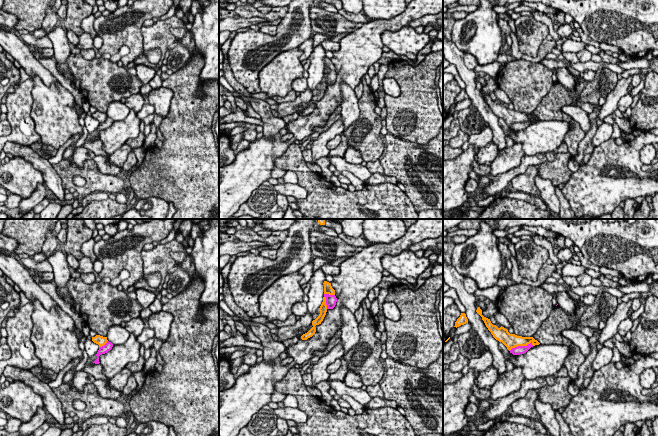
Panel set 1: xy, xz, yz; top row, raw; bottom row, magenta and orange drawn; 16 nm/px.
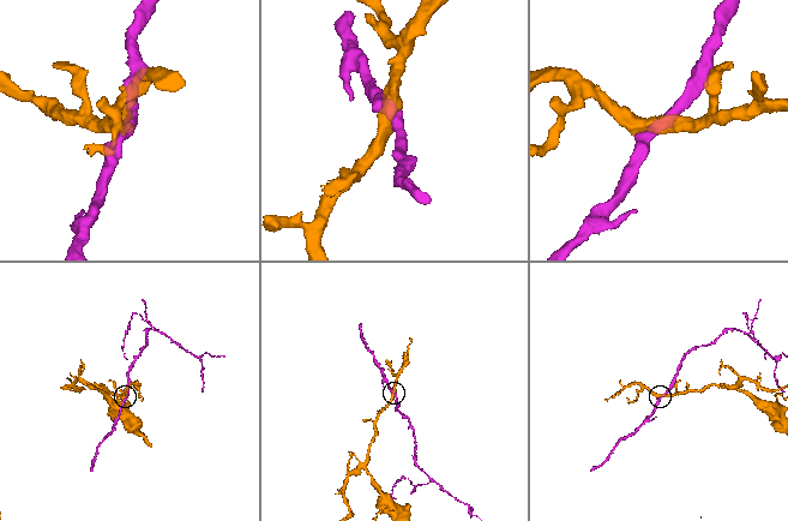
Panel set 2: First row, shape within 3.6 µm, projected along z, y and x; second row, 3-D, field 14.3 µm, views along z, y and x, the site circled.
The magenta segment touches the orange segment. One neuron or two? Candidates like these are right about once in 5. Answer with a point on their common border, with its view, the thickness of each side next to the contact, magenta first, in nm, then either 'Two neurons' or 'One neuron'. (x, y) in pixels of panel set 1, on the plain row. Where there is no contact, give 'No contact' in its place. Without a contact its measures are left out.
Touches magenta at yz (521, 122). Thickness 130 nm (magenta) against 220 nm. Two neurons

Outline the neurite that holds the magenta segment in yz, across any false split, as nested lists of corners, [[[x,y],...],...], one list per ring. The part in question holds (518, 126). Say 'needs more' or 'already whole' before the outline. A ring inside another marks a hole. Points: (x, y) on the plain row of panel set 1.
already whole; [[[532,118],[530,120],[528,120],[527,122],[518,122],[515,124],[512,124],[510,126],[510,129],[512,129],[513,131],[520,131],[520,130],[524,130],[526,129],[531,123],[533,123]]]

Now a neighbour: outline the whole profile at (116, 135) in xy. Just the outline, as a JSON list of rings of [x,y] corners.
[[[130,110],[128,116],[121,121],[113,121],[112,125],[99,132],[103,149],[111,155],[118,151],[128,139],[136,138],[140,134],[141,121],[134,110]]]

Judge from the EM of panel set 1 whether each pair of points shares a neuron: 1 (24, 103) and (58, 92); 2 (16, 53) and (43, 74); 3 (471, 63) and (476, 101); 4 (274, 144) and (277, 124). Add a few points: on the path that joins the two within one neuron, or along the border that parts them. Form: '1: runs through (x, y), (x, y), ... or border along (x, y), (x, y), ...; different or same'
1: border along (30, 77), (33, 82), (31, 118), (35, 123); different
2: runs through (23, 56), (36, 68); same
3: border along (463, 53), (463, 63), (472, 70); different
4: border along (278, 132), (271, 137), (263, 137); different

